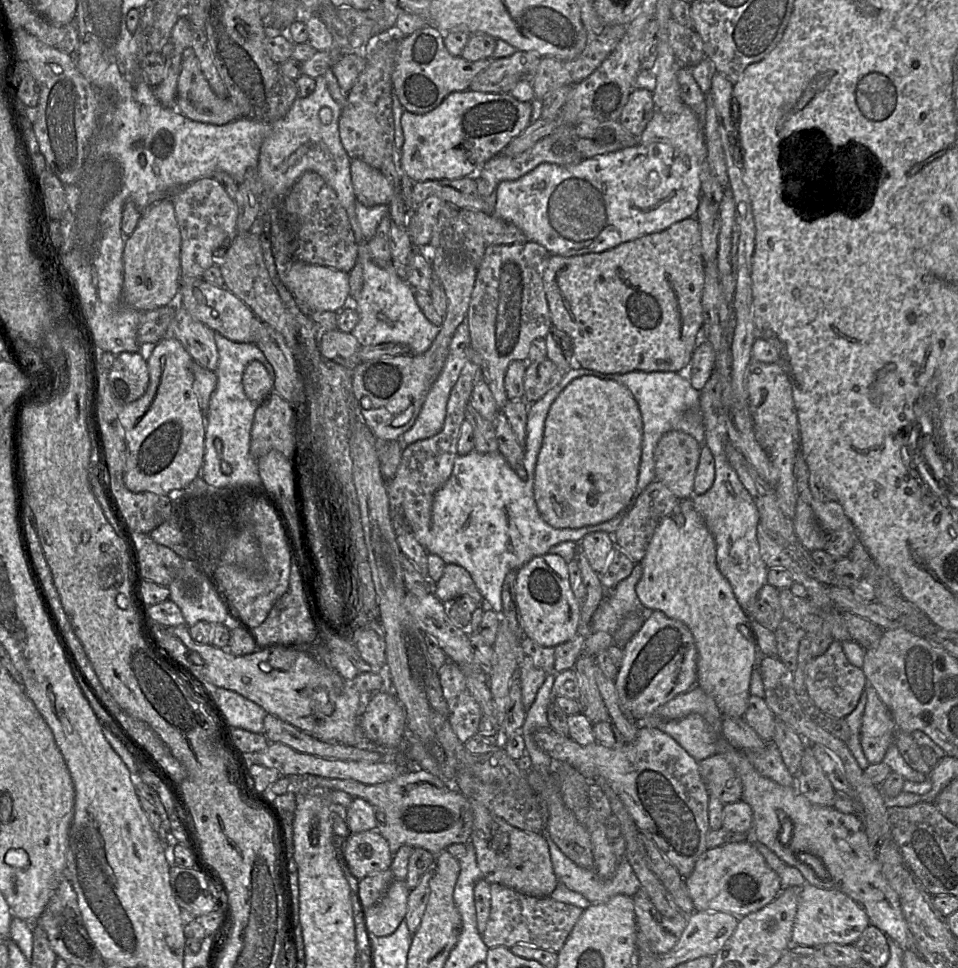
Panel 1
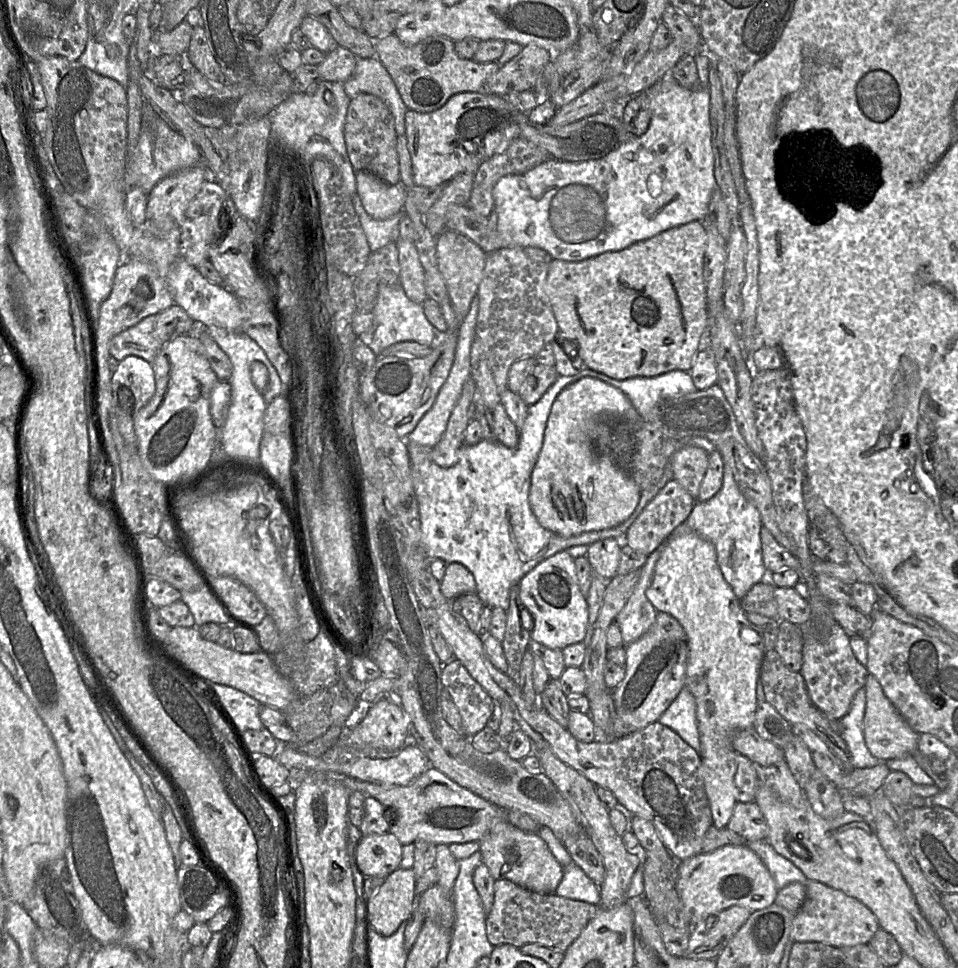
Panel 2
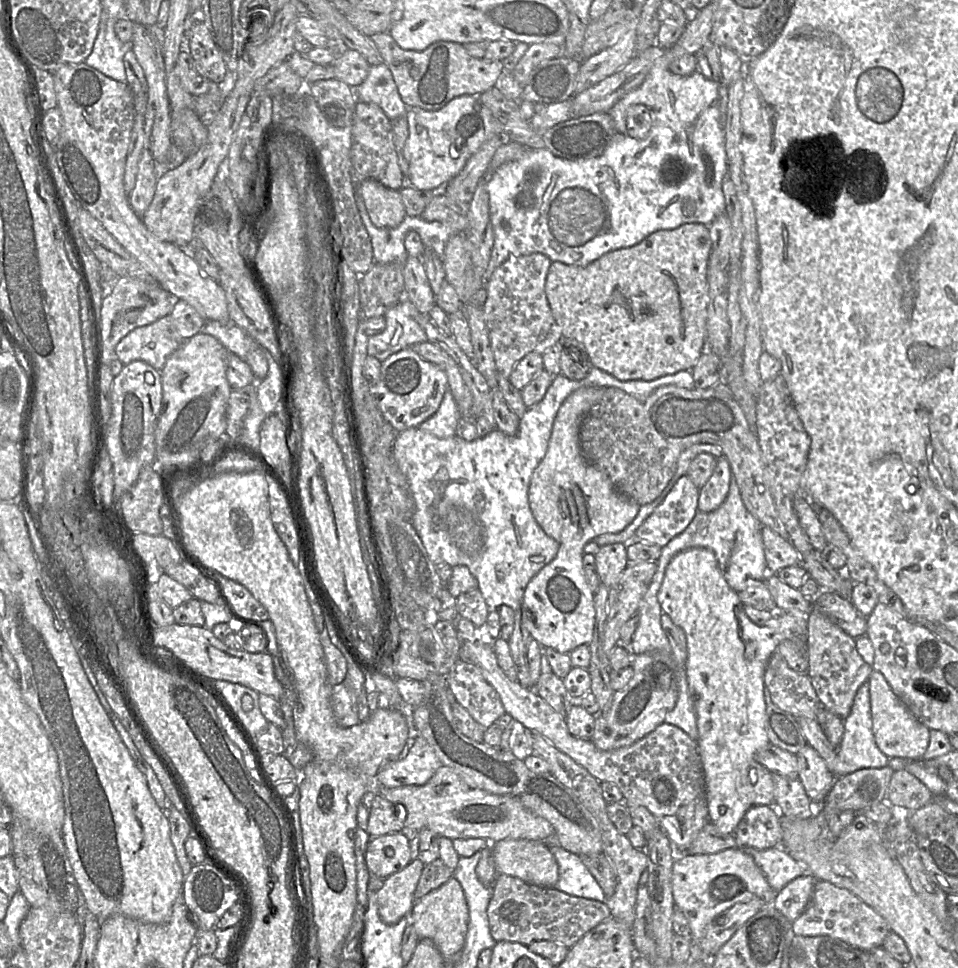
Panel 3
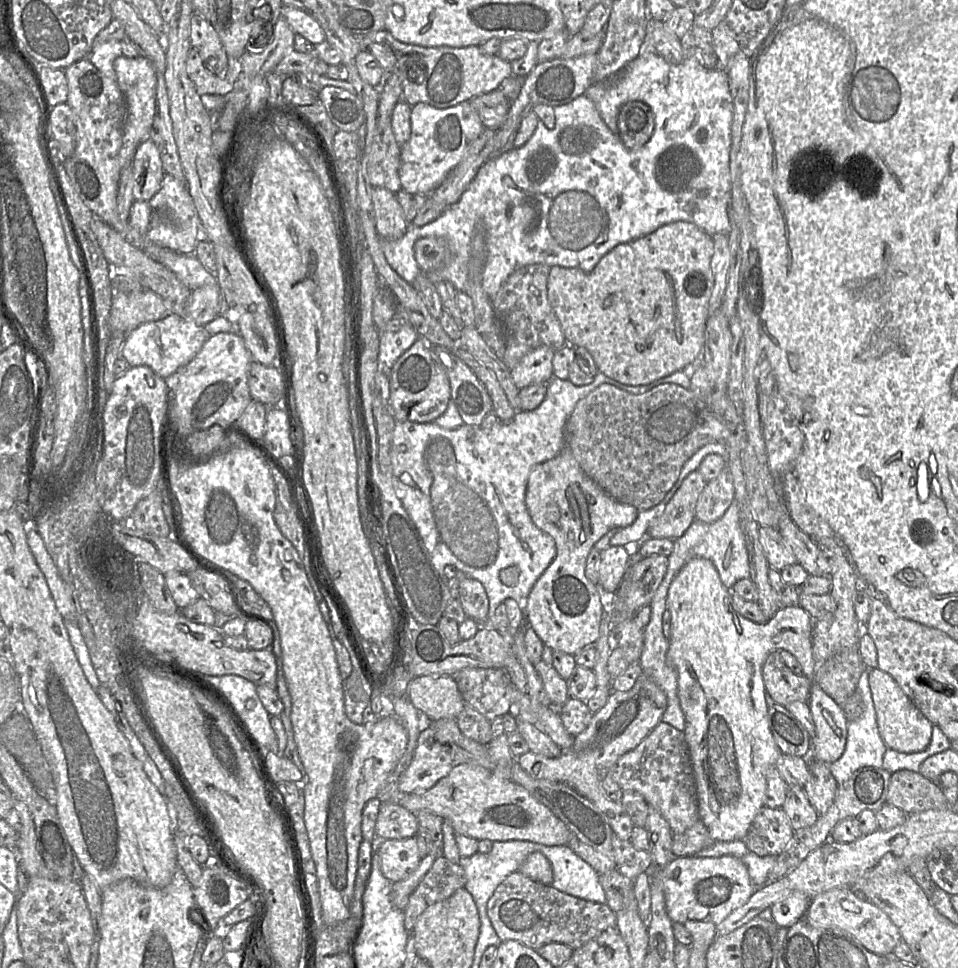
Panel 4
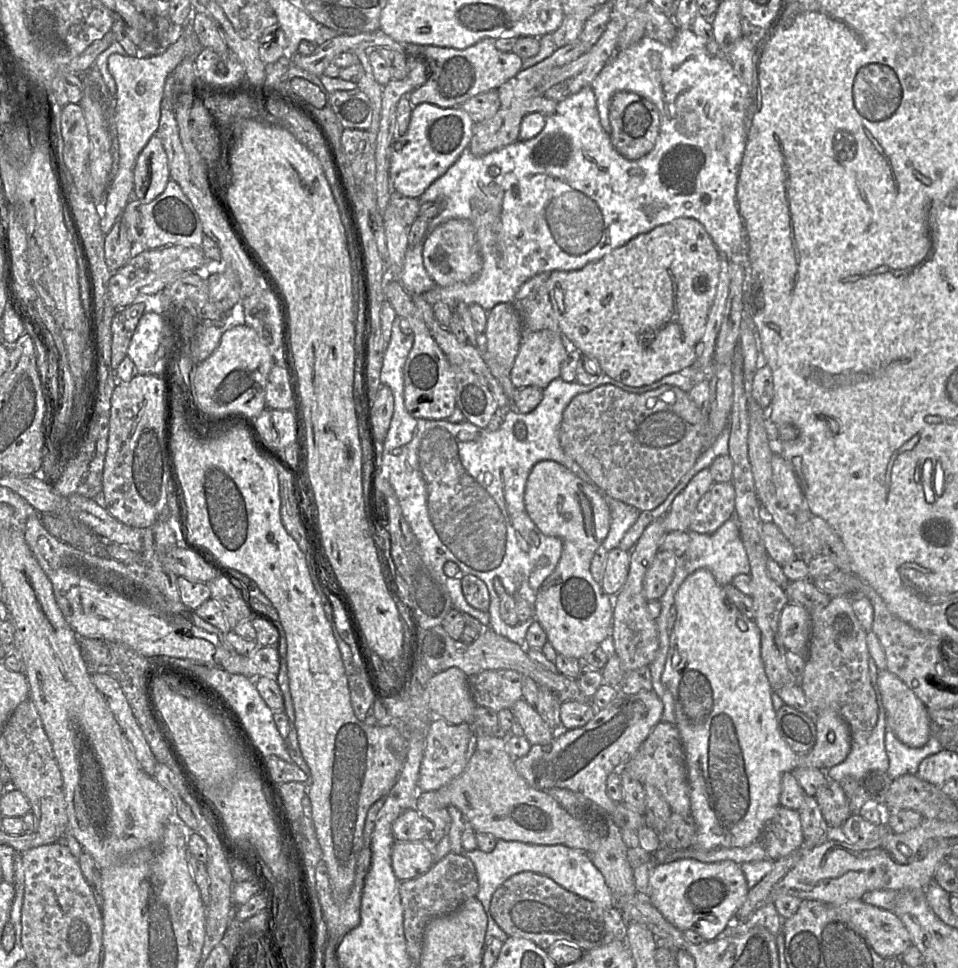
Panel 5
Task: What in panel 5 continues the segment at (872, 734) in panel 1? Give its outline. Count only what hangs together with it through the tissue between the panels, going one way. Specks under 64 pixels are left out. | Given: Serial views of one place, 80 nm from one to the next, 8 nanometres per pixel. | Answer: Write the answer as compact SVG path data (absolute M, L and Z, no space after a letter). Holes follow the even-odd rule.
M879 670L878 687L887 729L905 745L923 747L931 735L931 718L919 697L895 674Z

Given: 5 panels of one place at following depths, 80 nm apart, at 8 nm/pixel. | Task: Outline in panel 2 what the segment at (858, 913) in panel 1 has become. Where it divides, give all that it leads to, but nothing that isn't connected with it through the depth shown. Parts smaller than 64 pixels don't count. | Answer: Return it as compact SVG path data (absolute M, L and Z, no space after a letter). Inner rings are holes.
M807 881L806 898L795 914L791 939L794 942L819 942L842 948L868 944L880 928L876 916L859 900L818 881Z

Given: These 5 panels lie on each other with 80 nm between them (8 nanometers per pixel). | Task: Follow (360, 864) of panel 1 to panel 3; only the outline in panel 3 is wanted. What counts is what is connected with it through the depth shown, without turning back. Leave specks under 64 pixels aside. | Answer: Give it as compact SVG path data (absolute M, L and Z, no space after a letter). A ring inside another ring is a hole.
M402 832L370 836L365 862L370 875L386 878L411 862L410 837Z

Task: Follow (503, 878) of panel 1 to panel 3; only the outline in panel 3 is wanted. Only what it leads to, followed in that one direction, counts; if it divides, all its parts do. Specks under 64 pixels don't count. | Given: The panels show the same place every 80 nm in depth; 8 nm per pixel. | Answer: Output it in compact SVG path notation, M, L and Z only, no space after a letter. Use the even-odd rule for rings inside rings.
M504 839L491 843L491 851L498 875L513 876L541 887L554 887L558 881L557 861L550 848L543 841Z

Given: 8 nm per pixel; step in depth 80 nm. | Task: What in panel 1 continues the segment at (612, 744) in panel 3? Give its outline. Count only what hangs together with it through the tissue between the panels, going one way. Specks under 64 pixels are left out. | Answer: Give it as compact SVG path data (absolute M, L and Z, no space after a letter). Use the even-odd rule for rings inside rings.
M648 611L642 627L623 647L624 655L614 680L623 706L636 721L688 691L697 682L697 649L689 628L661 611Z

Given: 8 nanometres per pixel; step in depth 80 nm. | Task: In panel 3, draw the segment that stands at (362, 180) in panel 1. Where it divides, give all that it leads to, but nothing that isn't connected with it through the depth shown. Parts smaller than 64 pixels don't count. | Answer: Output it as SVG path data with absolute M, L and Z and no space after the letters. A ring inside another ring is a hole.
M373 179L360 182L360 194L374 226L394 228L406 216L400 191L390 189Z

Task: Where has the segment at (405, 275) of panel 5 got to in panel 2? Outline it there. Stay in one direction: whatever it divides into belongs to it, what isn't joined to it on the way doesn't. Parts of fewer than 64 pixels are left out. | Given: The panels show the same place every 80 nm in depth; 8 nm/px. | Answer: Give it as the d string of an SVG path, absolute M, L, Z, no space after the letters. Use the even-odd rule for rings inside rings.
M357 191L352 200L371 251L376 251L391 242L396 243L400 237L399 222L404 216L404 211L385 220L375 220L364 209Z

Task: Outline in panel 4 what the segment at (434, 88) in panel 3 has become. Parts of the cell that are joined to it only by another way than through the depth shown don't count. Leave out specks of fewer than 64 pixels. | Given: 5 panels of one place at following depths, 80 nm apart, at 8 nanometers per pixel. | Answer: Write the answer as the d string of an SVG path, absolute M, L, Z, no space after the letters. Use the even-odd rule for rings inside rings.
M385 29L354 36L360 37L363 49L368 44L379 43L390 47L396 54L397 61L399 56L413 56L418 57L423 62L425 66L423 77L416 77L413 81L407 76L403 81L403 99L411 106L423 102L436 108L449 108L499 89L502 83L513 75L510 62L501 59L498 55L482 53L479 46L454 48L407 44L395 39Z

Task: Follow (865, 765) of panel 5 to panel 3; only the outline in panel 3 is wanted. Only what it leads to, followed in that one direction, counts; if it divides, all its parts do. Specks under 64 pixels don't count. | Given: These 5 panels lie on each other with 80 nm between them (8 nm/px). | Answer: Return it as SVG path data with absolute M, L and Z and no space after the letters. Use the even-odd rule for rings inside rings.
M867 680L858 689L852 710L844 719L844 734L836 752L833 774L844 776L863 768L883 768L888 766L889 758L876 745L872 730L872 714L870 703L870 683Z

